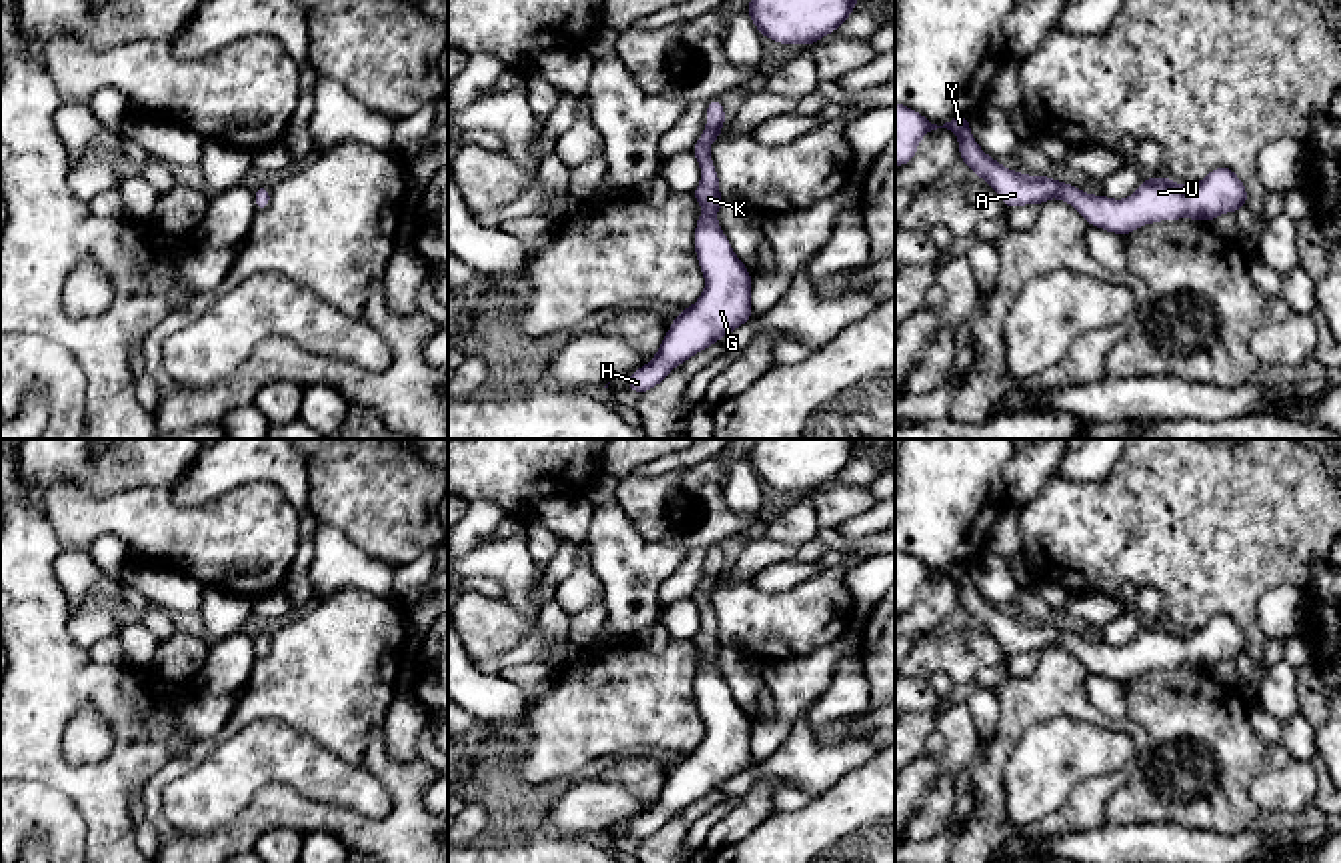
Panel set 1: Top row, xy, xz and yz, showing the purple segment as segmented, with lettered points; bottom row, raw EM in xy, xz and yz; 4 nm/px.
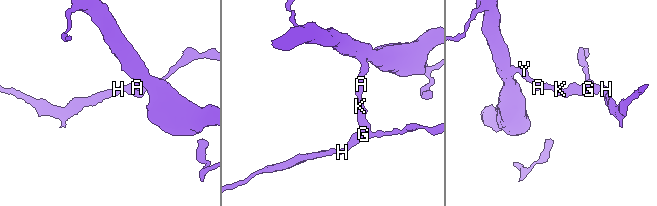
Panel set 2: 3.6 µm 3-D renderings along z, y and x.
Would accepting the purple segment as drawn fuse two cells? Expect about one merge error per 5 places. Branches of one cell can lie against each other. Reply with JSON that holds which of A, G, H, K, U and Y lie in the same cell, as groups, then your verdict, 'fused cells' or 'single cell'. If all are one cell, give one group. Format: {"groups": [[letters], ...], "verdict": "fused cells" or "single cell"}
{"groups": [["A", "G", "H", "K", "U", "Y"]], "verdict": "single cell"}

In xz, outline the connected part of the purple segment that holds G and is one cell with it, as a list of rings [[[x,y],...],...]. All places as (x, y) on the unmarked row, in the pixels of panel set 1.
[[[713,545],[707,549],[705,579],[691,595],[703,621],[693,645],[703,653],[695,673],[695,699],[707,733],[693,753],[679,757],[660,789],[658,801],[646,813],[630,819],[626,837],[648,839],[693,801],[753,767],[751,721],[735,703],[715,665],[725,647],[719,641],[719,623],[709,593],[721,585],[723,571],[725,555],[719,545]]]

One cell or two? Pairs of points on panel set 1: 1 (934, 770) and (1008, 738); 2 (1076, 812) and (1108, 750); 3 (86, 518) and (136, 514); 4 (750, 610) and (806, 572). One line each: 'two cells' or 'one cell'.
1: two cells
2: two cells
3: one cell
4: two cells

